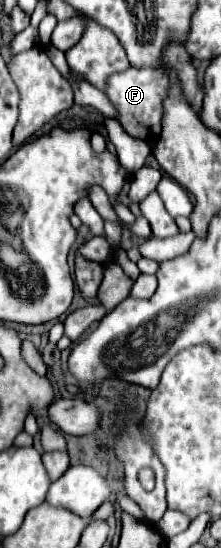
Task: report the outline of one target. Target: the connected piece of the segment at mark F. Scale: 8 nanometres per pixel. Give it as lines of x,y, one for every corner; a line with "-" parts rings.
129,68
121,74
115,74
107,82
107,98
119,110
119,122
131,136
141,138
141,140
147,140
149,132
153,136
159,136
167,84
169,80
161,70
137,70
137,68

